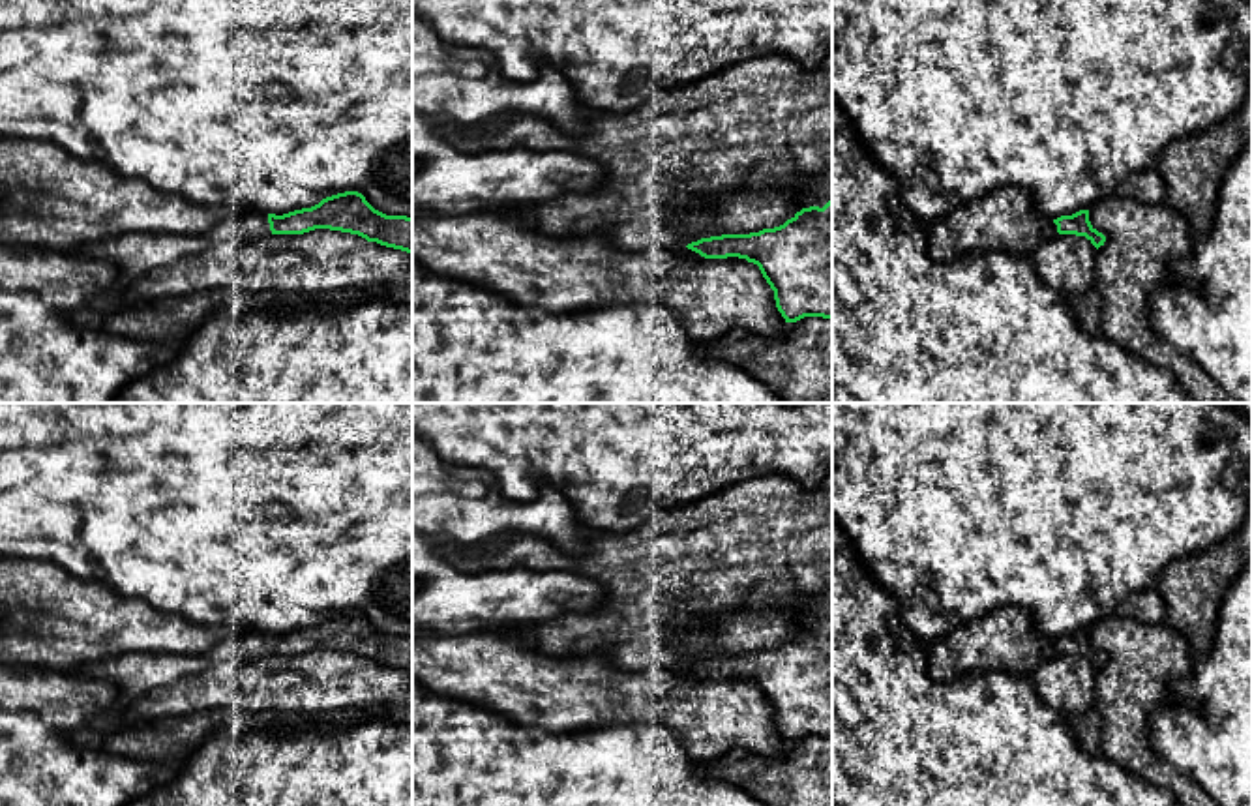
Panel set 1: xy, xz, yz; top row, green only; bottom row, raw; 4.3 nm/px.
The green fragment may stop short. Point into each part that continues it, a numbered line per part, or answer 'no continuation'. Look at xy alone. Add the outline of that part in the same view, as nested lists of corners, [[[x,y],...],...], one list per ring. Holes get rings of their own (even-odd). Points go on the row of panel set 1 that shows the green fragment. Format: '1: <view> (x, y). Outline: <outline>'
1: xy (135, 253). Outline: [[[246,212],[202,234],[129,232],[107,242],[88,244],[71,255],[97,257],[112,262],[122,279],[133,281],[180,259],[199,255],[225,242],[247,242],[272,234],[268,214]]]

